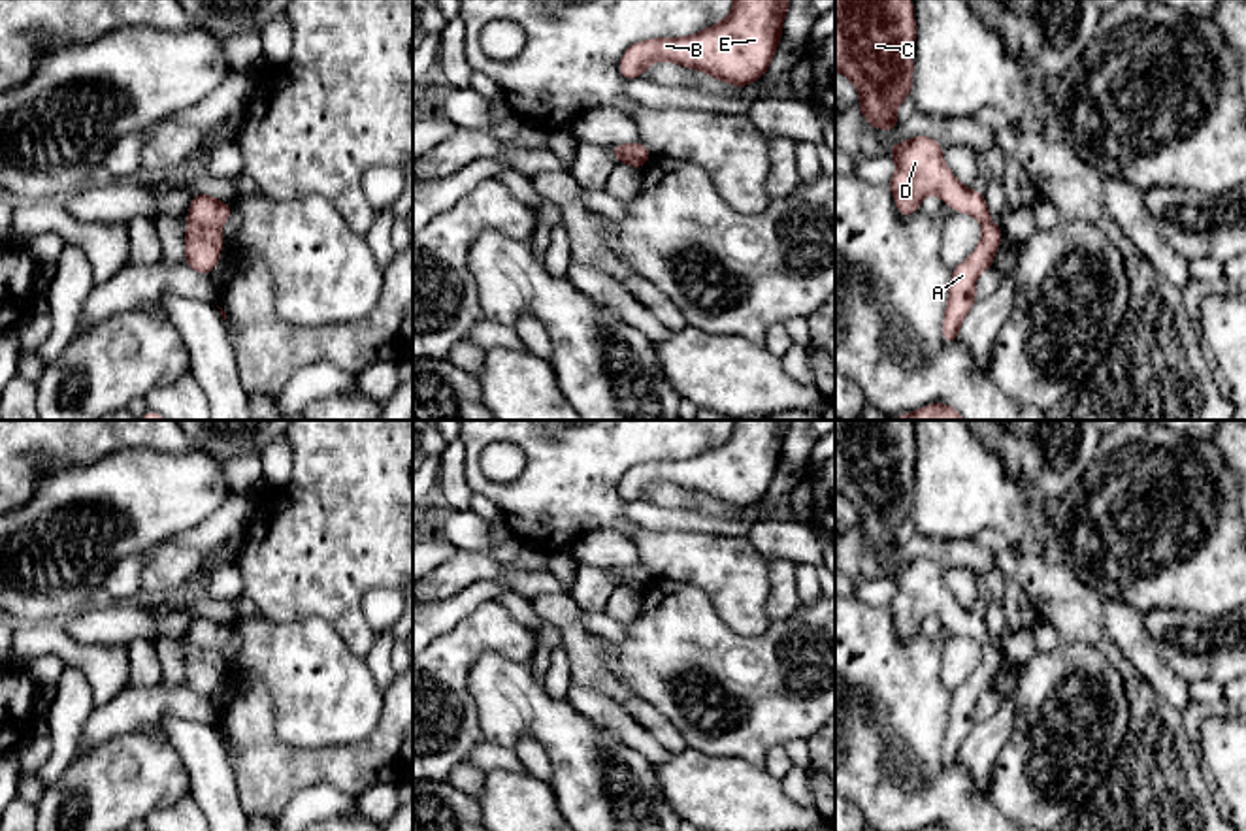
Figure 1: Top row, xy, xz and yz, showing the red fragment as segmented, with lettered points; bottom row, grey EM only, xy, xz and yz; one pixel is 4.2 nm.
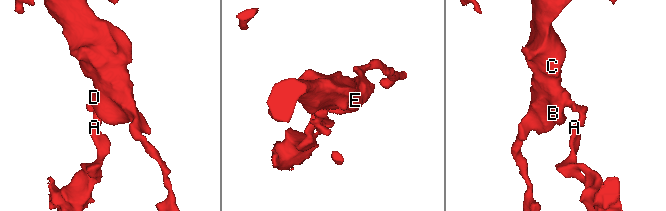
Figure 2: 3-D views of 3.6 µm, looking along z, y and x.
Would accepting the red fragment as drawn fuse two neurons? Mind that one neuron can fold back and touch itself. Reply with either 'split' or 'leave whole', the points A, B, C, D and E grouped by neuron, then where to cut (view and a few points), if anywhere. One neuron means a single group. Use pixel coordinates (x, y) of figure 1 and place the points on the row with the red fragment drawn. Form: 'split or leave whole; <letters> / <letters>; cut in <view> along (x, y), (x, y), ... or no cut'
split; A / B C D E; cut in xy along (189, 219), (217, 230)

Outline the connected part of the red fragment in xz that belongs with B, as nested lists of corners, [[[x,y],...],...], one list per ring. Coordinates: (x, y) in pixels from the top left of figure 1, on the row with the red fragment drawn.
[[[733,0],[726,21],[696,36],[643,40],[618,62],[624,79],[643,77],[648,64],[671,60],[684,68],[746,87],[763,77],[782,36],[790,0]]]

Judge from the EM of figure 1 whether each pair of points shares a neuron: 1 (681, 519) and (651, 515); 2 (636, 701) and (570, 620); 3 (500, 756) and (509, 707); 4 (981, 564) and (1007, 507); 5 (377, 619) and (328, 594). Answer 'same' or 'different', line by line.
1: same
2: same
3: different
4: different
5: different

